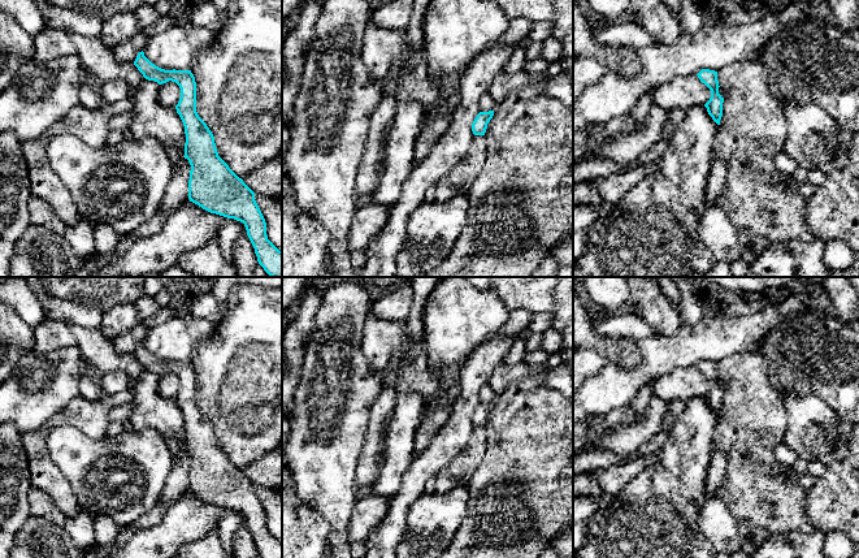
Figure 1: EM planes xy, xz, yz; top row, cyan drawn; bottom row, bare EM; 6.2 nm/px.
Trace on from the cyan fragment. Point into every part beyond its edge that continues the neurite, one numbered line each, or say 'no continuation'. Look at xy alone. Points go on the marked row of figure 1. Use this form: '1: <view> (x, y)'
no continuation

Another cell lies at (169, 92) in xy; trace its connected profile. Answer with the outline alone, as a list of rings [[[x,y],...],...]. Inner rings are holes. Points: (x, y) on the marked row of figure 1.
[[[166,82],[160,86],[159,100],[165,107],[173,107],[178,104],[181,98],[181,88],[175,82]]]

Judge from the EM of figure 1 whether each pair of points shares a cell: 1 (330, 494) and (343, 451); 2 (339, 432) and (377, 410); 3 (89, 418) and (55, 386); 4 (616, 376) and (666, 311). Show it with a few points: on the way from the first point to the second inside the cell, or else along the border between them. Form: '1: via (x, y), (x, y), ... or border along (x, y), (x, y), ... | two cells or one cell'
1: via (330, 484), (330, 464), (333, 462) | one cell
2: border along (382, 388), (371, 409), (367, 438), (363, 445) | two cells
3: border along (78, 396), (47, 420) | two cells
4: border along (681, 324), (672, 334), (655, 334) | two cells

